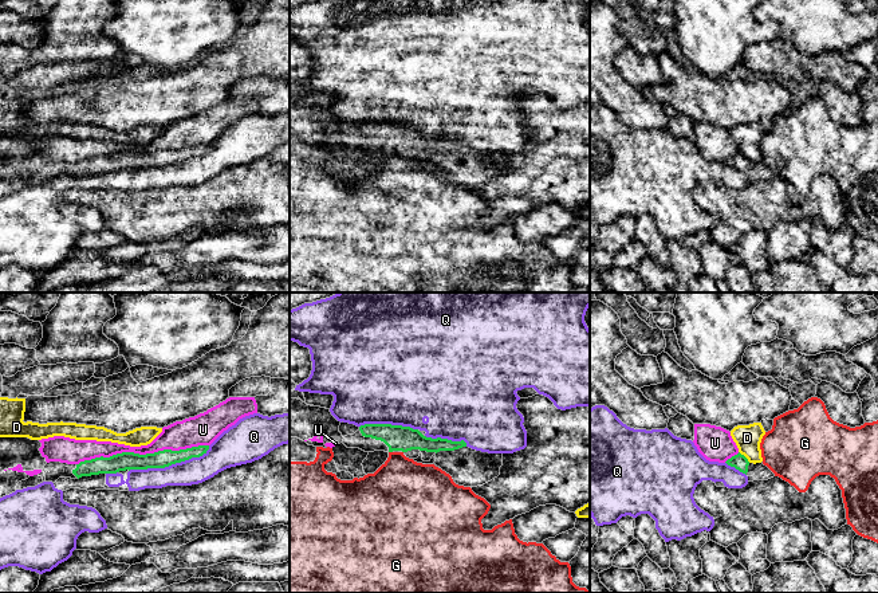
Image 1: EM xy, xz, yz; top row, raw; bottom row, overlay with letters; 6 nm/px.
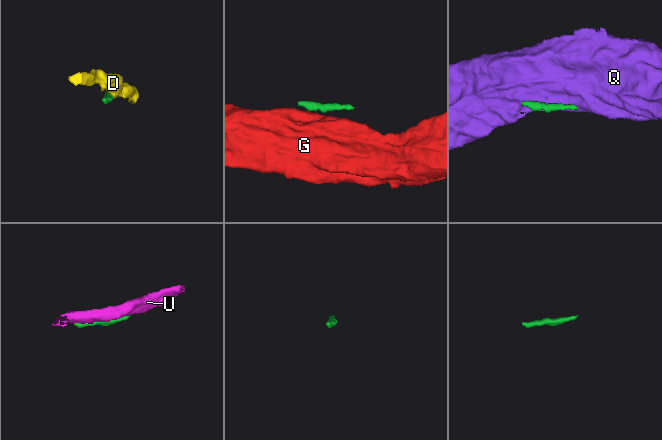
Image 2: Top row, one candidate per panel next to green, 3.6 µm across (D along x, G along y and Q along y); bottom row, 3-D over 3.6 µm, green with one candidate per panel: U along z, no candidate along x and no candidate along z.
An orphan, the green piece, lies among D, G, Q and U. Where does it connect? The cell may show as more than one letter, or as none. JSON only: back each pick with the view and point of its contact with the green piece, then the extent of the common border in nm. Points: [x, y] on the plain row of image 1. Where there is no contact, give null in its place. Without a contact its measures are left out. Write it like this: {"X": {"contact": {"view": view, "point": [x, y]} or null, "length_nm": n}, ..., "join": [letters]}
{"join": []}

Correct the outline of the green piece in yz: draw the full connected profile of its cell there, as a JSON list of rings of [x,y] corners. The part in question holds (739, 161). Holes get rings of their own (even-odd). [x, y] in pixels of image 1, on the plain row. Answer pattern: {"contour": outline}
{"contour": [[[740,152],[725,161],[728,165],[735,166],[747,176],[753,176],[756,180],[768,180],[775,173],[761,162],[749,162],[748,158]]]}

